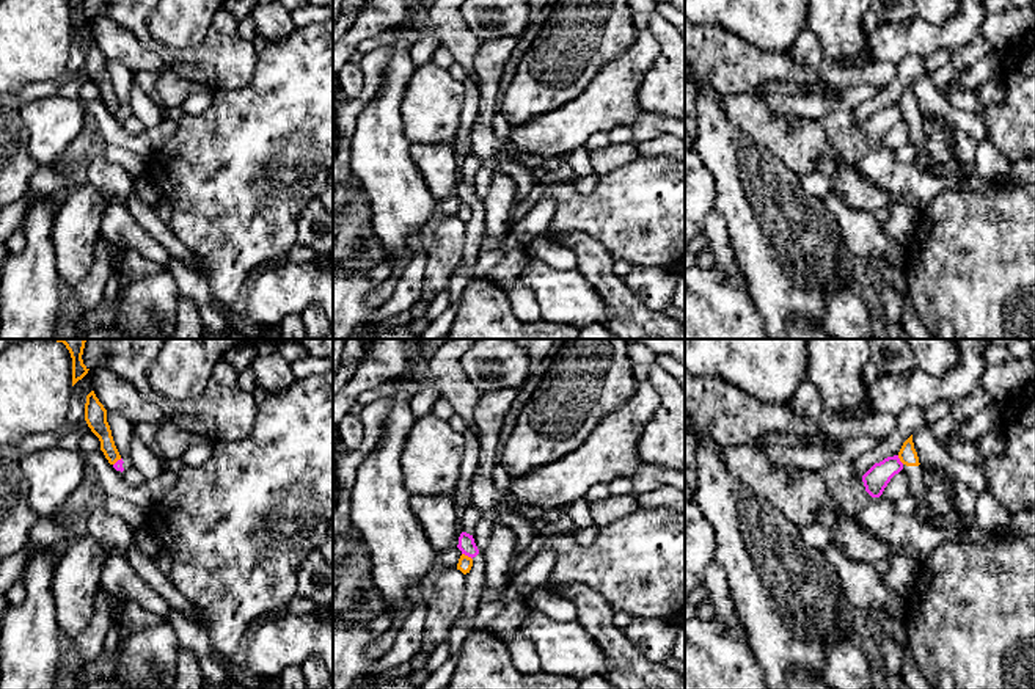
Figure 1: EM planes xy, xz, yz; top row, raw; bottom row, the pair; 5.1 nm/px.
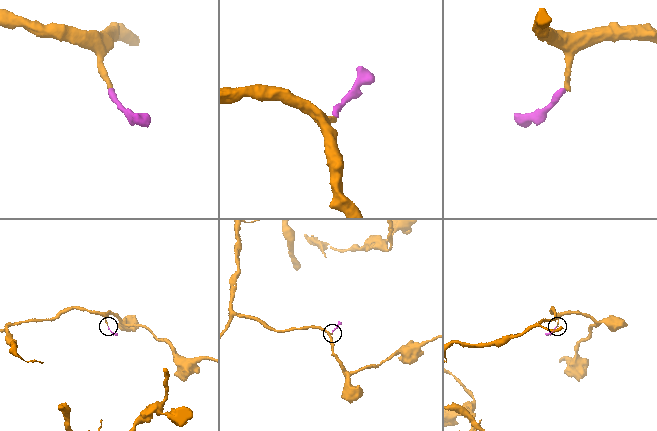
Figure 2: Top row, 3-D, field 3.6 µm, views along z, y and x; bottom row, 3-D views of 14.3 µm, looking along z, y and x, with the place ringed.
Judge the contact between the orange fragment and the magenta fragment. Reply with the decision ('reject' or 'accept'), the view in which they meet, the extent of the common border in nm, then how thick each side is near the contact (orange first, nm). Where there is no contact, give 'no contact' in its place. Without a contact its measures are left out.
reject; contact in xz; length 70 nm; calibres 70 and 90 nm

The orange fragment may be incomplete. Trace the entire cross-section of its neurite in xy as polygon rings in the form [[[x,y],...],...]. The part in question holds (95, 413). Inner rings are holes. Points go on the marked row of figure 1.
[[[94,391],[86,396],[85,421],[91,432],[99,438],[101,450],[104,452],[108,463],[115,465],[118,460],[121,460],[121,455],[112,436],[110,425],[107,422],[107,410],[99,402]]]

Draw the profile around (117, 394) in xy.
[[[94,369],[93,389],[107,411],[123,414],[130,424],[160,422],[163,419],[160,406],[146,400],[130,381],[108,369]]]

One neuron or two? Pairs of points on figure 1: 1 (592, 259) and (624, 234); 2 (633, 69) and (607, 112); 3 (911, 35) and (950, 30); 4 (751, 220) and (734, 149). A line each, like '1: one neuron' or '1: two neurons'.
1: two neurons
2: one neuron
3: one neuron
4: one neuron

